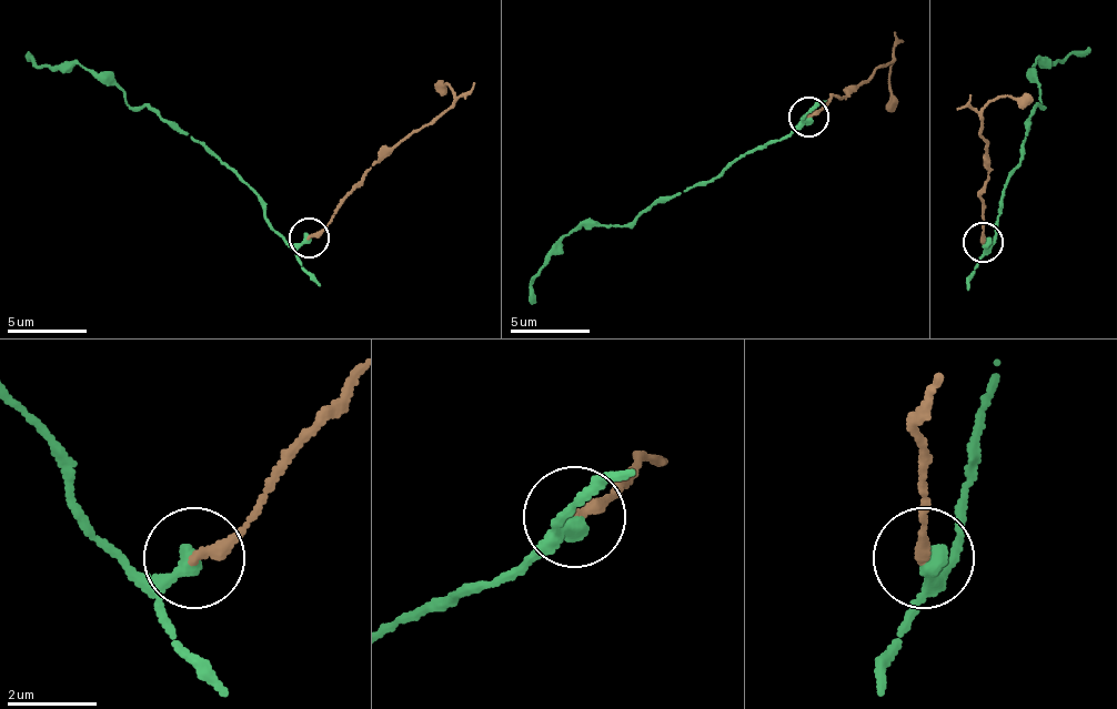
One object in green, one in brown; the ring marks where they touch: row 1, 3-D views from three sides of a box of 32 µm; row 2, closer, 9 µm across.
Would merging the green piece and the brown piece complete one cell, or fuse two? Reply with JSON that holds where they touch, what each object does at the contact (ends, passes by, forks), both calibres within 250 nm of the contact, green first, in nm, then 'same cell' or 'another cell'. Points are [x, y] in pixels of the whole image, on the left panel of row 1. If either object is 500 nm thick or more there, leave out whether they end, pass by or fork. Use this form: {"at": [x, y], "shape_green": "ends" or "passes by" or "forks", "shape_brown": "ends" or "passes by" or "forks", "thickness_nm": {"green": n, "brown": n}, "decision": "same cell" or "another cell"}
{"at": [309, 237], "shape_green": "ends", "shape_brown": "ends", "thickness_nm": {"green": 360, "brown": 260}, "decision": "another cell"}

